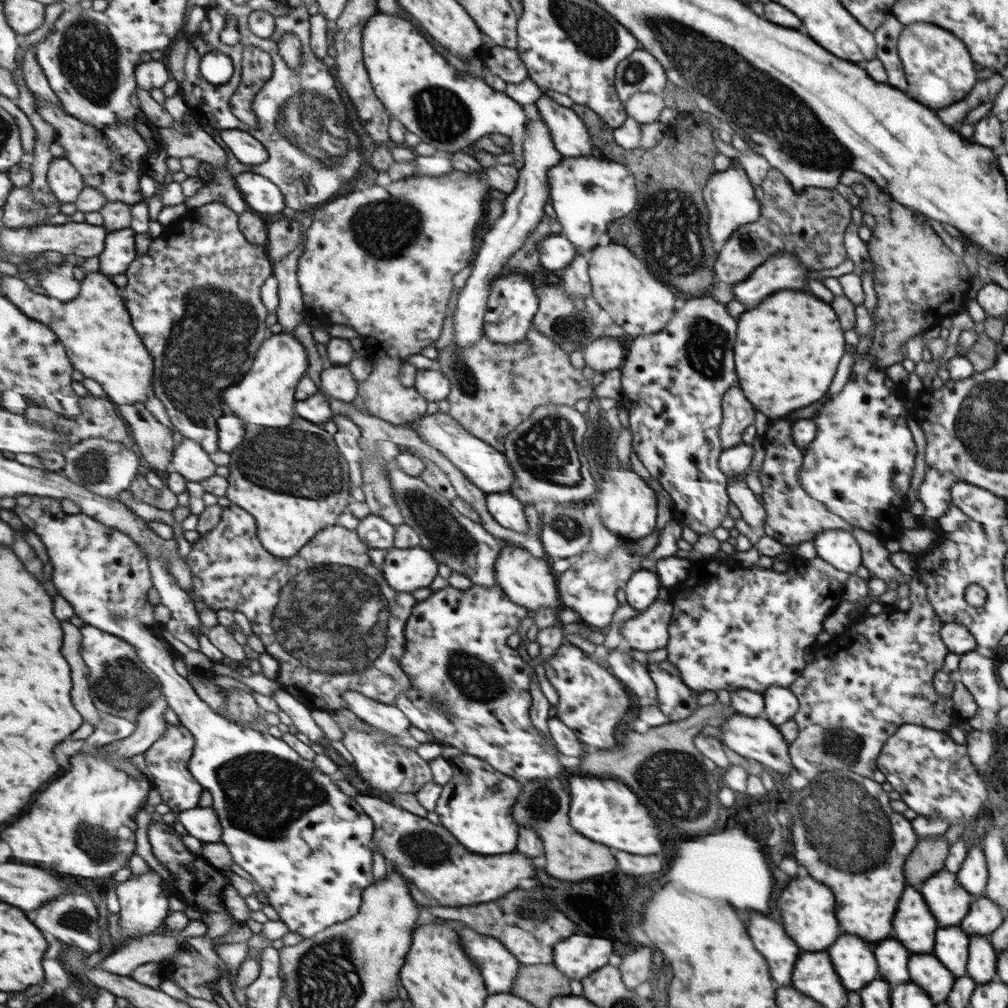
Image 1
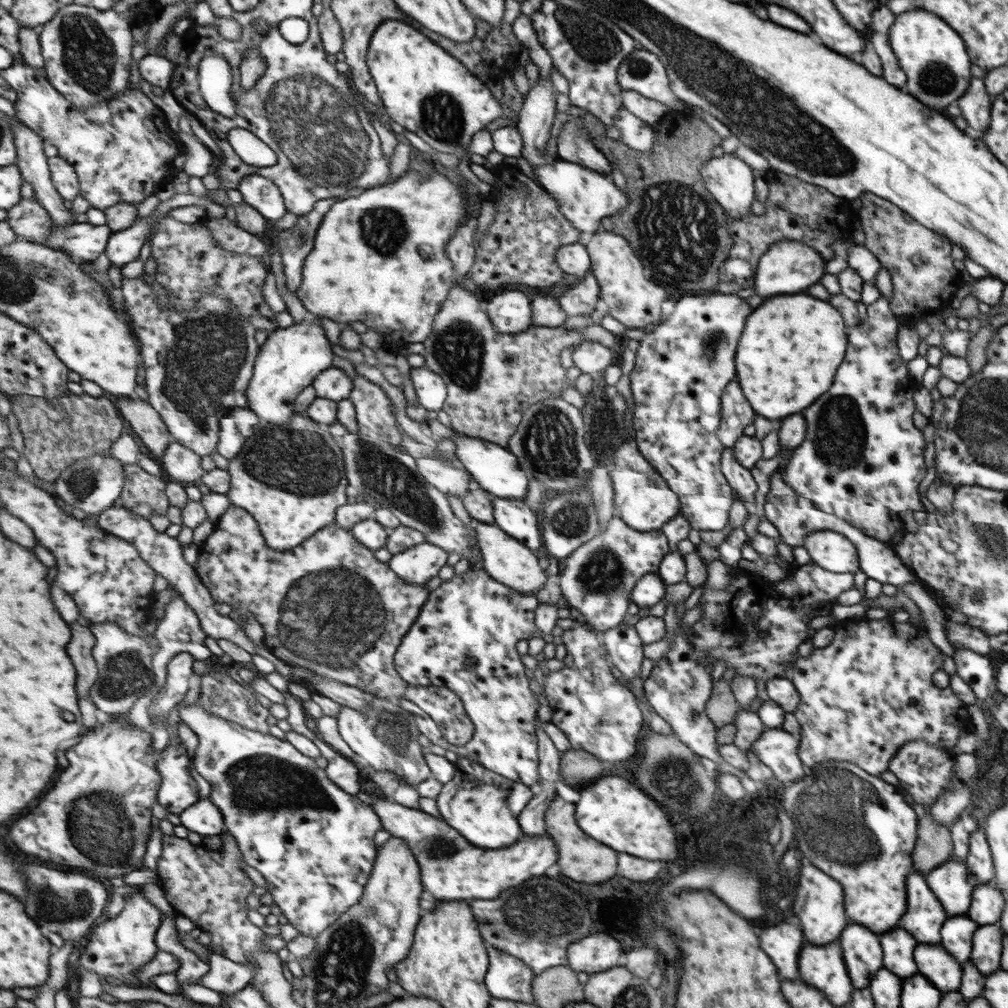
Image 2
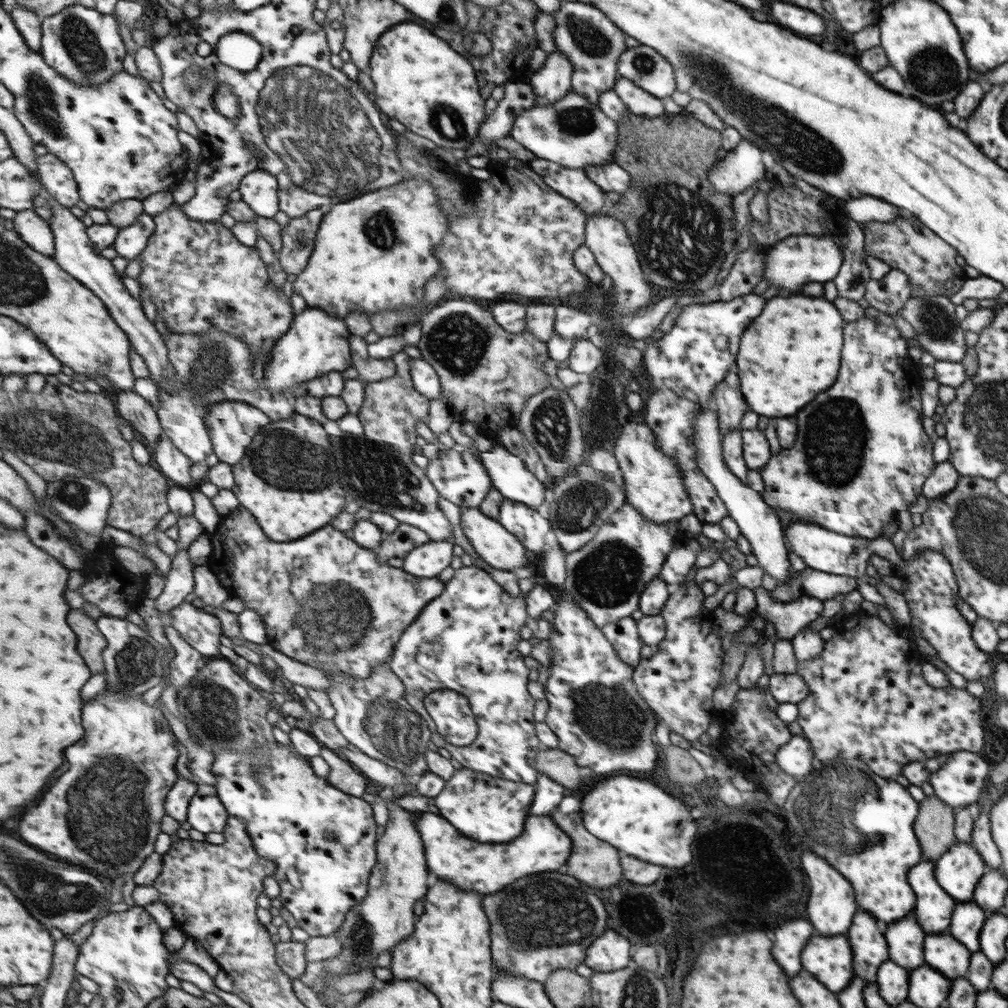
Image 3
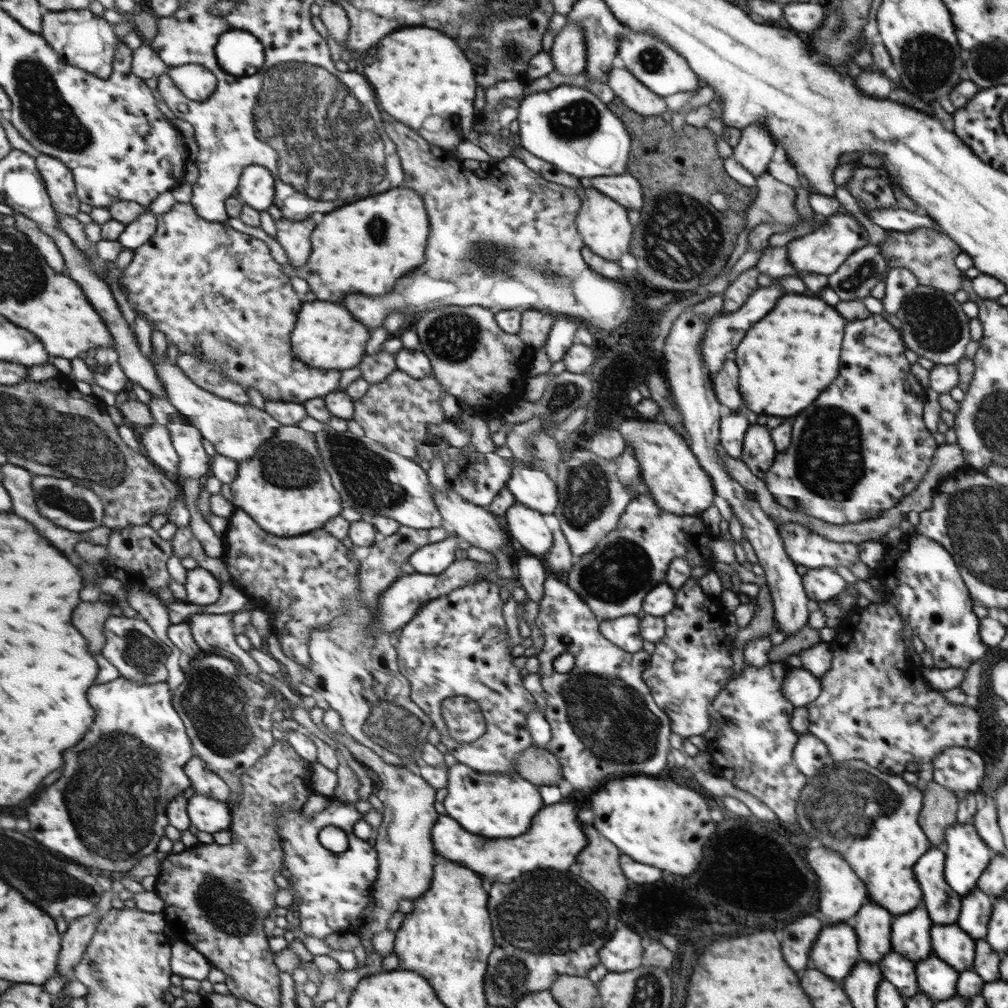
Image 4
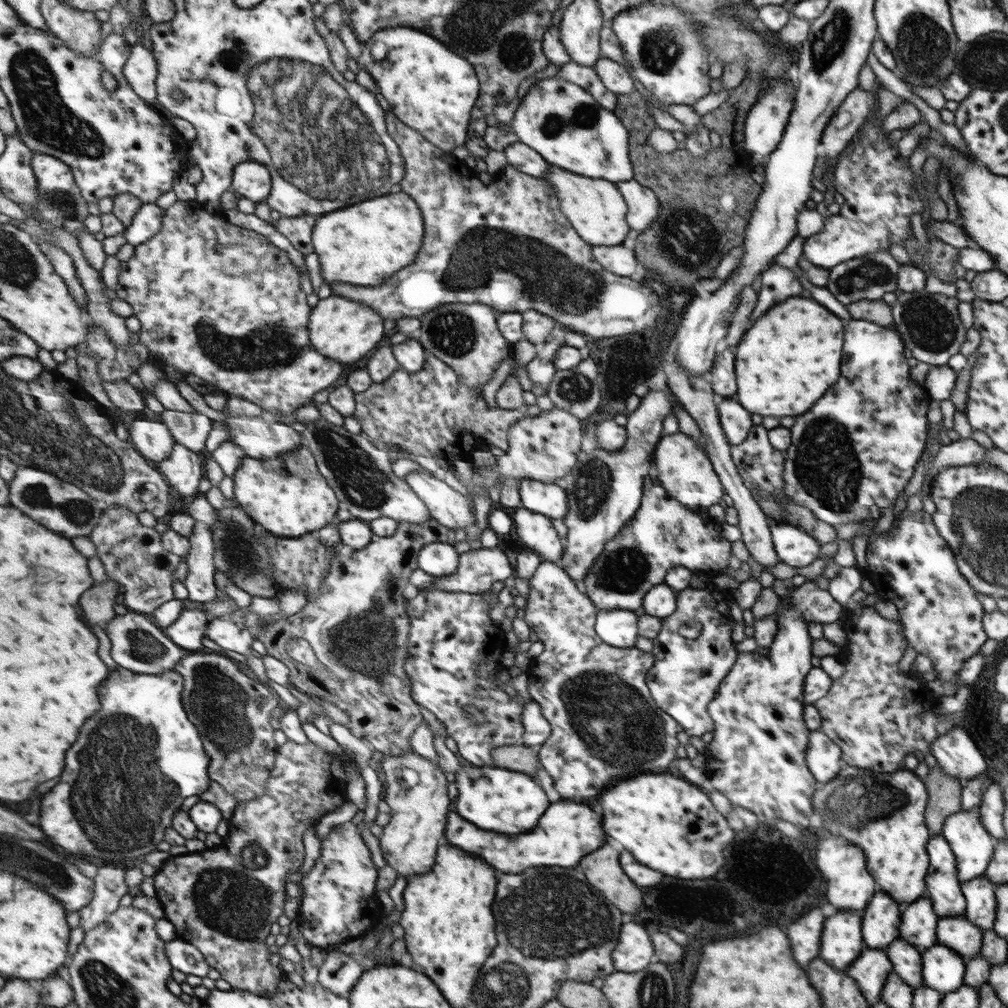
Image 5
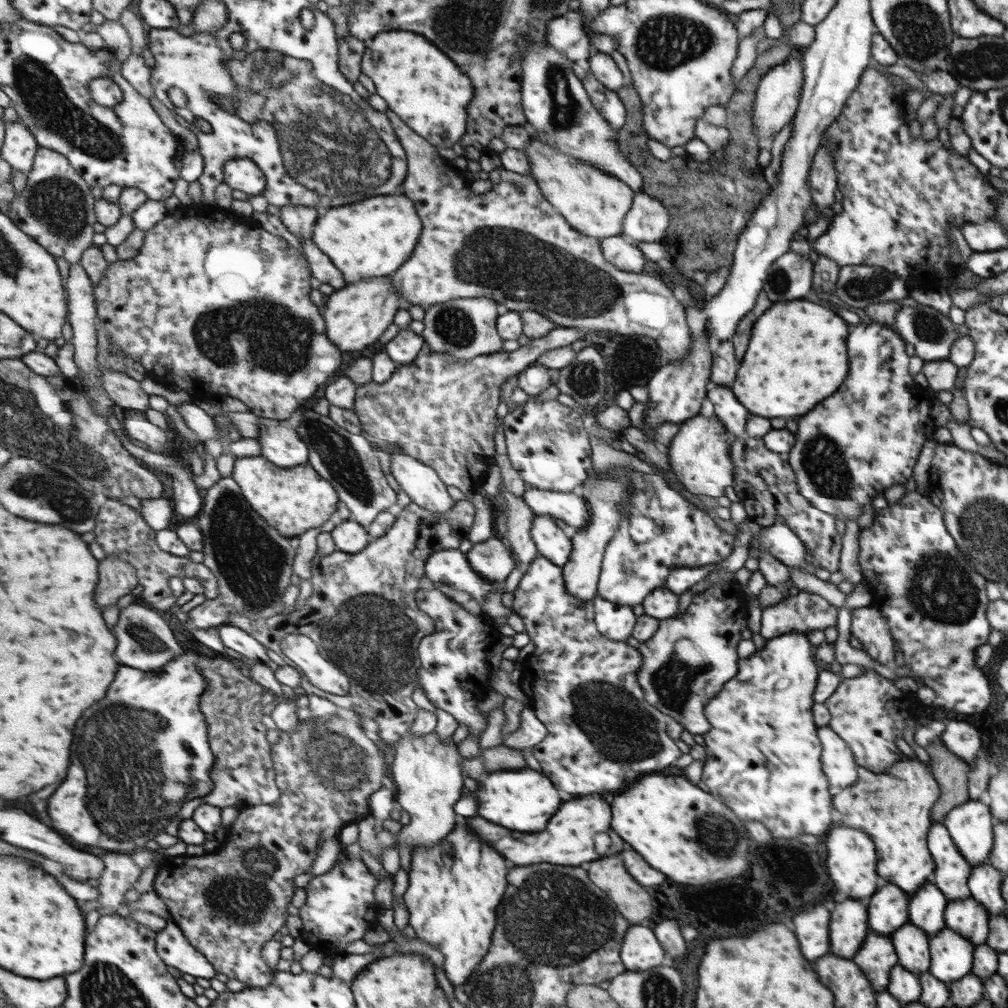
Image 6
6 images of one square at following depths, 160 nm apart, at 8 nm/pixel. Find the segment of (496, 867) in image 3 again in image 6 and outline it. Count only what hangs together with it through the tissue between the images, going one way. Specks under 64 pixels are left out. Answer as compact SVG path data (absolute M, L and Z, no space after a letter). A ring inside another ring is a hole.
M593 794L593 796L581 796L581 802L577 798L561 804L561 812L553 816L553 824L549 824L549 828L545 828L543 832L513 832L509 828L485 820L483 816L469 818L469 824L473 824L473 828L477 828L477 832L481 832L481 836L485 836L485 840L489 840L495 848L501 848L501 852L505 852L505 856L509 856L509 860L513 860L513 864L517 866L529 866L541 862L579 866L581 862L591 862L599 858L593 846L593 836L599 832L605 832L611 838L607 856L617 854L621 850L629 850L629 846L615 832L609 830L609 820L611 820L609 804L603 802L601 796Z

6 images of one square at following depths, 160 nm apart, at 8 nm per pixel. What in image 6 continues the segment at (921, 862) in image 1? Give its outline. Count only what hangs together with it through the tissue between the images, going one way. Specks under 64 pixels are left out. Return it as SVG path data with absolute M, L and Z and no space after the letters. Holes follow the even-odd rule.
M933 736L926 739L924 747L929 757L928 768L932 776L938 782L940 788L940 797L931 811L934 823L941 823L942 818L948 815L953 808L963 805L968 800L968 786L965 786L965 776L967 776L967 763L962 761L957 755L954 755L943 743L939 737Z

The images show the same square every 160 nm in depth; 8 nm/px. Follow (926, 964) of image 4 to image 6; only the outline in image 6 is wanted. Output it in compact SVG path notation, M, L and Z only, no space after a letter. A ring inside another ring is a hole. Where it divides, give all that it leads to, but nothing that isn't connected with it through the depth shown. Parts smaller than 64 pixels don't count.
M944 927L928 940L928 971L946 985L971 973L975 946L953 929Z

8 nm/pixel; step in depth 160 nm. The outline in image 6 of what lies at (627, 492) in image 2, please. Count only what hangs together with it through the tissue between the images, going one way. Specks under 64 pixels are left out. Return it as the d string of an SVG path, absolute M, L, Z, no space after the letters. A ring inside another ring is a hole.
M697 414L679 424L677 433L664 451L669 460L669 472L679 480L684 490L717 498L723 496L723 490L731 484L734 475L733 462L729 458L730 447L726 430L719 420Z

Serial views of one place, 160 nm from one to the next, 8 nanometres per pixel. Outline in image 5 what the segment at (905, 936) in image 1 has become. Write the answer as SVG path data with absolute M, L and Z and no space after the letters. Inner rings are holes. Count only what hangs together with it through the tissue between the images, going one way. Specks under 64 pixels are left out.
M933 835L933 840L929 840L928 860L933 860L933 872L929 872L929 896L927 897L933 904L934 912L939 918L963 915L967 901L956 875L954 854L943 835Z

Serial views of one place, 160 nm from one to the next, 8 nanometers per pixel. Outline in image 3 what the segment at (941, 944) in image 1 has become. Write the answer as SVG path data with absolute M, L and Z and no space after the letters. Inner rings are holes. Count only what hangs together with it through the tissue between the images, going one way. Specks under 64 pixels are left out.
M957 902L946 933L969 952L975 952L979 948L979 934L986 917L987 913L976 902Z

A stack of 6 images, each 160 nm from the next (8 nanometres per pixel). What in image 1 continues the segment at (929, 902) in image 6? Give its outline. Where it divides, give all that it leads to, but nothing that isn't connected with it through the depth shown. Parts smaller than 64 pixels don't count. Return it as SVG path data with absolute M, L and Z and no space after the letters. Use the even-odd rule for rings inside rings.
M890 936L889 940L877 943L875 957L879 968L877 978L886 980L891 986L909 982L911 953L899 941Z

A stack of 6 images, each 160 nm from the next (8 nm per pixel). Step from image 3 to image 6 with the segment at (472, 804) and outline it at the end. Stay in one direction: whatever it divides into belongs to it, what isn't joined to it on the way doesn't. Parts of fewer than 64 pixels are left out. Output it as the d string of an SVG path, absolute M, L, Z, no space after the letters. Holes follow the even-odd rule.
M529 767L515 771L491 772L479 779L479 814L495 824L513 828L519 832L545 830L547 818L551 818L559 806L557 790L545 778L545 774Z

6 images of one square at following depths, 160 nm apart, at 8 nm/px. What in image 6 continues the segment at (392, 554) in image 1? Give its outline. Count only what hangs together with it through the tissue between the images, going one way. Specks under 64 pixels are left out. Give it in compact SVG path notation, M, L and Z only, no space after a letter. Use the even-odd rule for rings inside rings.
M458 549L434 552L426 564L427 576L437 584L468 592L479 603L485 603L500 583L484 579L473 567L468 556Z

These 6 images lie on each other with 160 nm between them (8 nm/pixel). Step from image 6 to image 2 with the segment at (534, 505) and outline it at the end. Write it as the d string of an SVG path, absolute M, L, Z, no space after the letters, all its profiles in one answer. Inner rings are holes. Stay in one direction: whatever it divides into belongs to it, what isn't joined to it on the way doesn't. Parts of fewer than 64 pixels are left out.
M459 433L462 437L450 439L455 444L455 454L459 461L475 478L479 488L485 489L494 497L524 500L529 492L530 476L521 469L520 460L508 448L479 438L469 437Z

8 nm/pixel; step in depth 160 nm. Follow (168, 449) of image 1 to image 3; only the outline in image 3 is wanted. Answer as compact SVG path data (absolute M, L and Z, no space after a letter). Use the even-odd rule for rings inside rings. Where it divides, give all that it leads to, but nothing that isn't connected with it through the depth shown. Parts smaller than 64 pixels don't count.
M134 391L119 392L116 407L123 419L151 444L157 444L164 434L160 415L145 397Z

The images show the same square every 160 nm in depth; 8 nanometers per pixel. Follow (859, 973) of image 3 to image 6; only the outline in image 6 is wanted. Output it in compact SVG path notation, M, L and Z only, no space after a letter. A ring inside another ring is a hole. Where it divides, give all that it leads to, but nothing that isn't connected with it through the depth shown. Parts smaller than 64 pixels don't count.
M893 883L885 884L869 898L869 924L879 936L890 936L907 922L909 896Z

